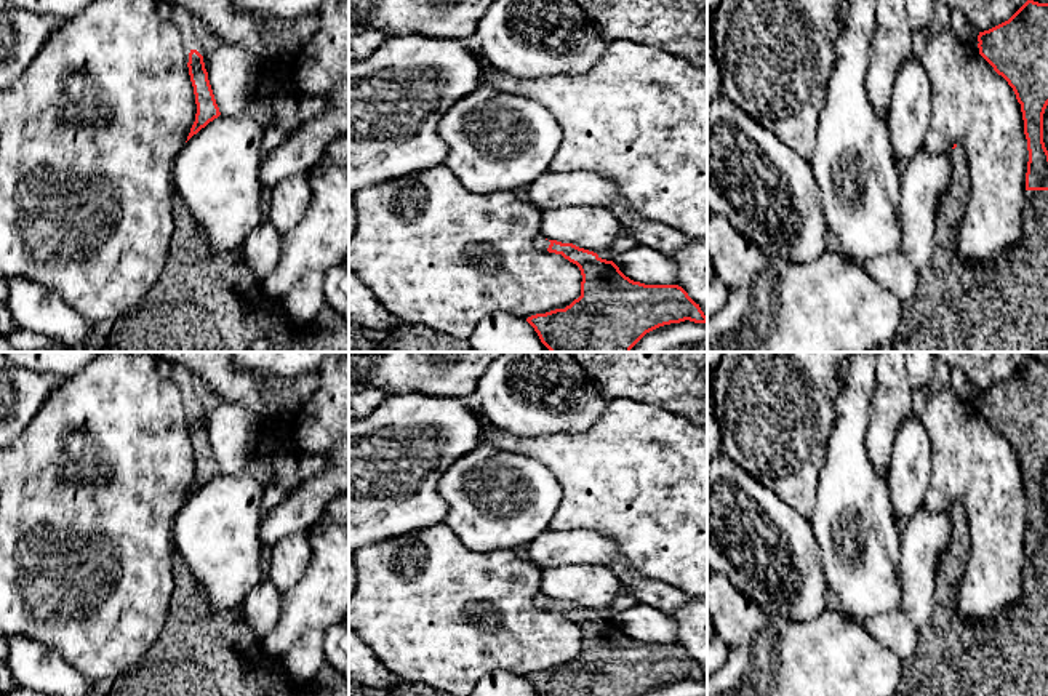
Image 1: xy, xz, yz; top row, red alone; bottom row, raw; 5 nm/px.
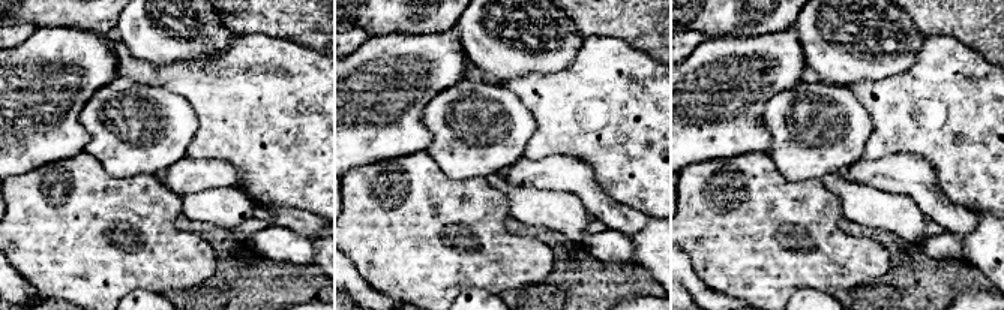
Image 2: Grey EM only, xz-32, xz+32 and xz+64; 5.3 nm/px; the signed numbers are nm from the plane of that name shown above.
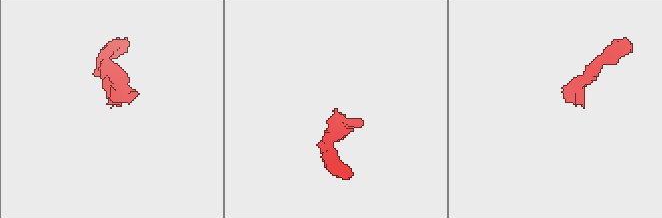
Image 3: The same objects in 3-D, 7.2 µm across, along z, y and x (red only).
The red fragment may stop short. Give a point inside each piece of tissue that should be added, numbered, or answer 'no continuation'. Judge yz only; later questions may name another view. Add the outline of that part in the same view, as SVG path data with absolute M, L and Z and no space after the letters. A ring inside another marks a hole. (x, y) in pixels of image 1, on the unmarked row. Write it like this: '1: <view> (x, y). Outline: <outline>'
1: yz (1008, 655). Outline: M950 509L949 546L934 590L931 621L917 632L917 650L904 661L894 696L1048 696L1048 549L1026 549L1021 598L997 618L974 621L962 616L955 584L963 576L970 547L965 512Z

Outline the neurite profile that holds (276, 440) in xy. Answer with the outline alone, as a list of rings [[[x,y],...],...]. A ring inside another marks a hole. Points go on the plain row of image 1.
[[[277,414],[261,419],[254,448],[266,458],[275,472],[275,485],[290,496],[304,482],[298,477],[301,461],[307,458],[296,442],[296,414]]]

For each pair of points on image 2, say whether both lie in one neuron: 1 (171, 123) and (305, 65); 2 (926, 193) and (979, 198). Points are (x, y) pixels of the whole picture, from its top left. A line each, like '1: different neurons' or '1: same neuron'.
1: different neurons
2: different neurons

